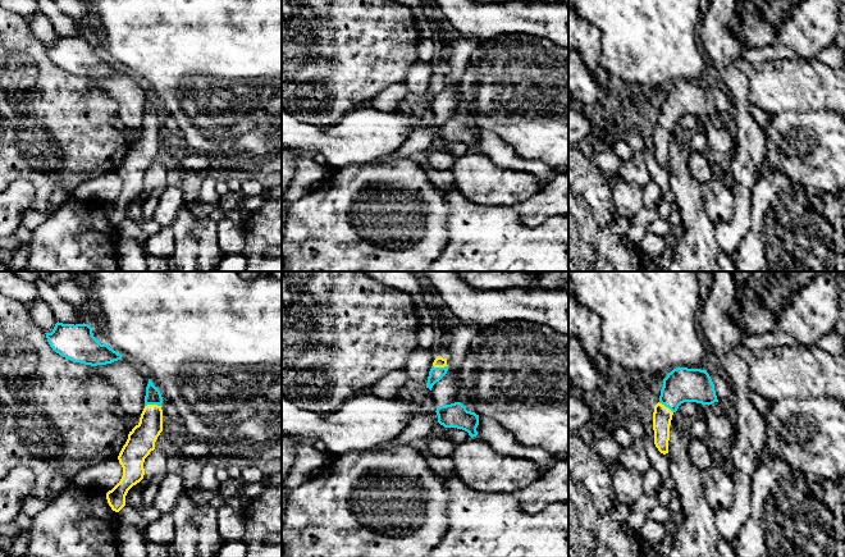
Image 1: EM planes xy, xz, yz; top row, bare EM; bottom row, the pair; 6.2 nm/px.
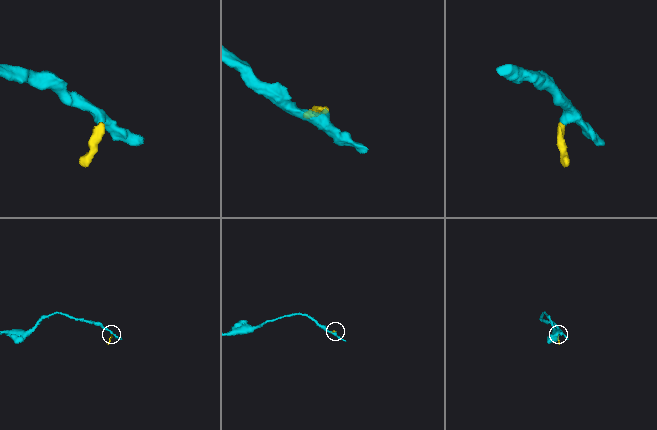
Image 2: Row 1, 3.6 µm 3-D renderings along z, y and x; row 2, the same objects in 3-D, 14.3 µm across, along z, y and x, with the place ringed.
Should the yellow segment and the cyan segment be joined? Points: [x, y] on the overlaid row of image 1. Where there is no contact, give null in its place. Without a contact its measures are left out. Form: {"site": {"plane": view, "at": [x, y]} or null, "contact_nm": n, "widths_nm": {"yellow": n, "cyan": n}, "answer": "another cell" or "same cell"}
{"site": {"plane": "xy", "at": [152, 405]}, "contact_nm": 100, "widths_nm": {"yellow": 180, "cyan": 100}, "answer": "same cell"}

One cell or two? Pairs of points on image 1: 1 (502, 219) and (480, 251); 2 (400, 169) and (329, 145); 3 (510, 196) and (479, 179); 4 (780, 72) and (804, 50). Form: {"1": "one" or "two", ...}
{"1": "one", "2": "two", "3": "one", "4": "two"}

